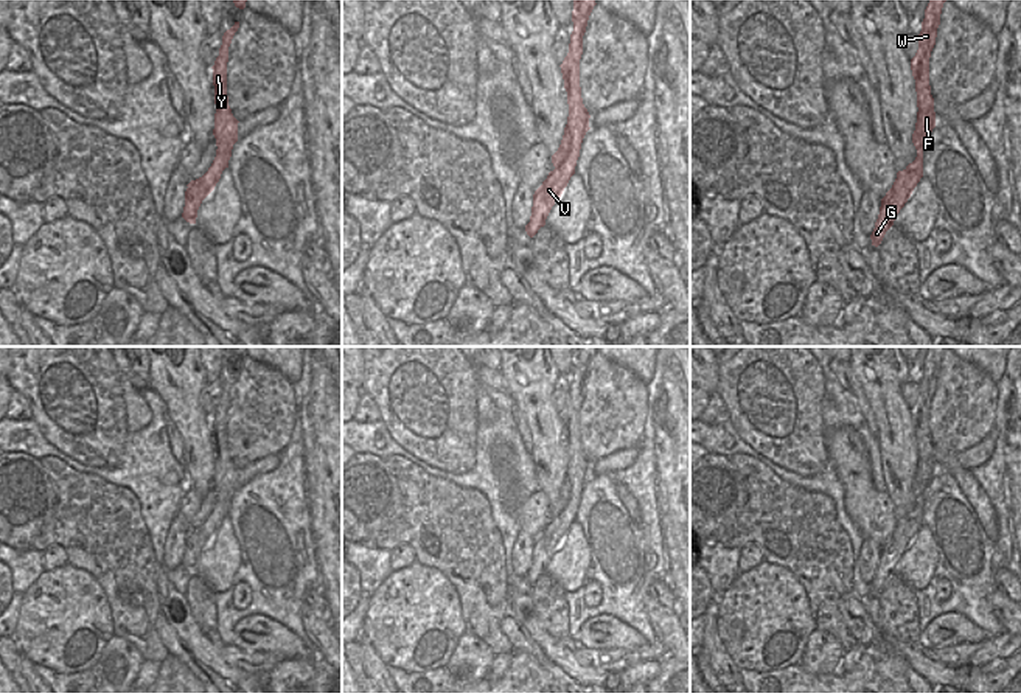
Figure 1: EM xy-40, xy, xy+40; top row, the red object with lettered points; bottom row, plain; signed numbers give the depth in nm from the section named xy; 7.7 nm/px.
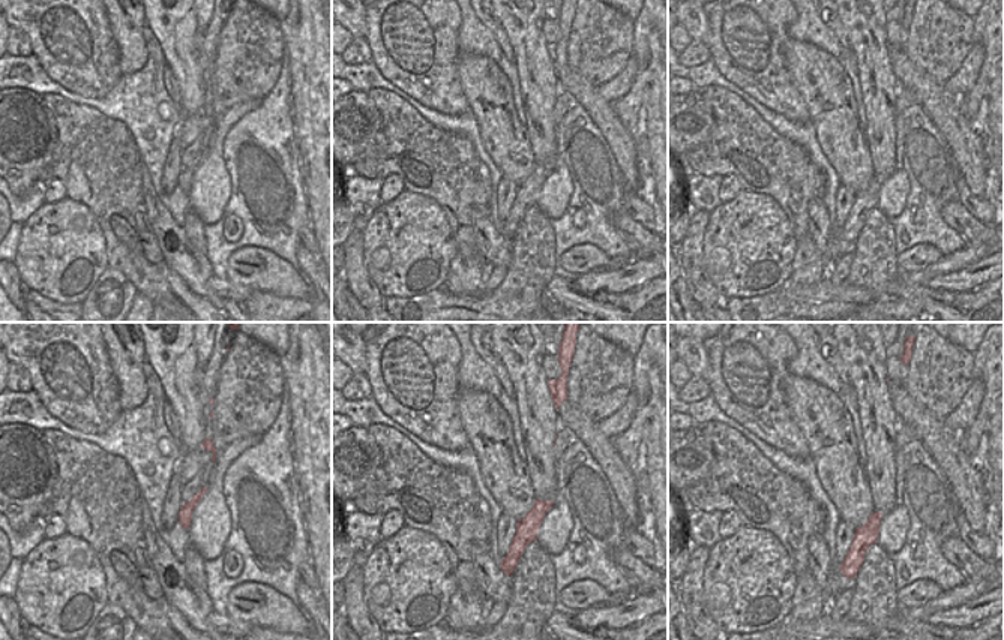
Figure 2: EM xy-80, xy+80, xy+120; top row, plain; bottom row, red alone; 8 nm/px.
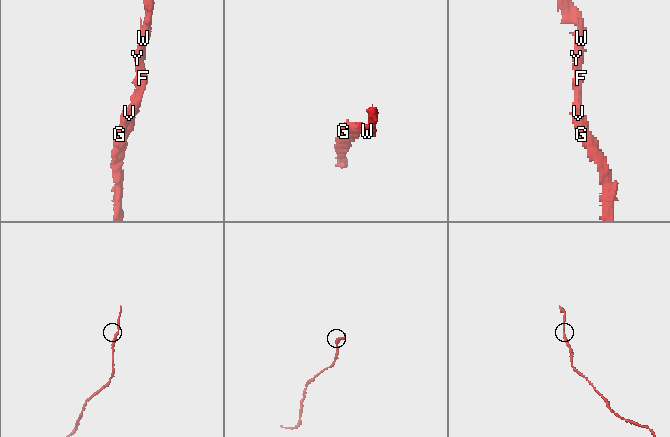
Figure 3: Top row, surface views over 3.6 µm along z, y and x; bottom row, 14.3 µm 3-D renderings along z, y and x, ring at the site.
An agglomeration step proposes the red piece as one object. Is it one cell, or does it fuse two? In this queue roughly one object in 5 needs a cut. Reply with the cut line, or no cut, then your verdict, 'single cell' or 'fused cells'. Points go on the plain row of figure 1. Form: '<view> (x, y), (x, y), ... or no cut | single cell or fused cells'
no cut | single cell

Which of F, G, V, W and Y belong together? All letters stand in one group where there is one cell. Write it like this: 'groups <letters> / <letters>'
groups F G V W Y

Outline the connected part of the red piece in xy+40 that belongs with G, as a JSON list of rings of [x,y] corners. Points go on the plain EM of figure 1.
[[[929,346],[925,357],[925,367],[918,382],[918,398],[911,407],[918,455],[915,479],[912,482],[917,505],[903,519],[897,521],[892,536],[881,547],[880,562],[870,583],[872,594],[875,595],[881,592],[886,580],[894,573],[897,562],[923,525],[923,491],[936,475],[934,446],[929,434],[929,406],[936,393],[937,376],[940,373],[940,362],[945,350],[946,346]]]

